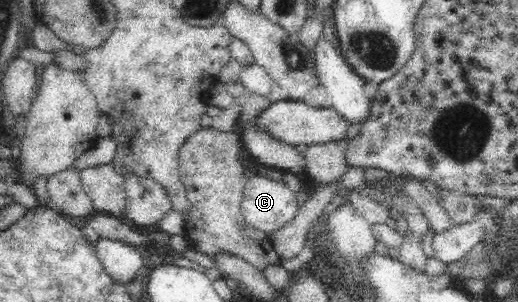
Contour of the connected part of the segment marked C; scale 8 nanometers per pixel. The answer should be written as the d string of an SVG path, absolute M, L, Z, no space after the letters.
M248 175L241 201L241 212L248 225L256 230L272 235L281 227L288 226L299 210L300 204L301 197L295 195L282 182L276 182L265 176Z

